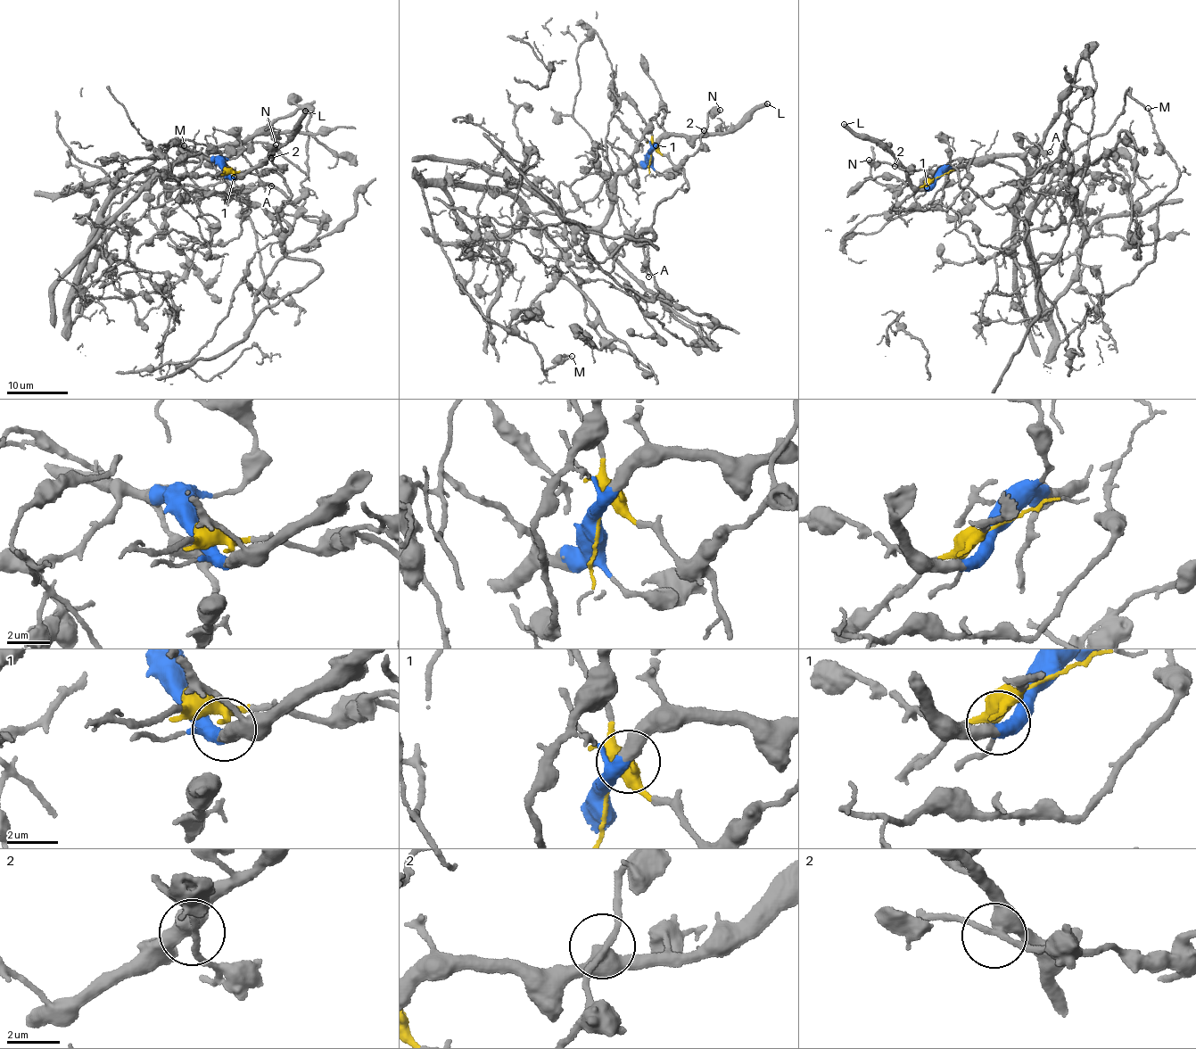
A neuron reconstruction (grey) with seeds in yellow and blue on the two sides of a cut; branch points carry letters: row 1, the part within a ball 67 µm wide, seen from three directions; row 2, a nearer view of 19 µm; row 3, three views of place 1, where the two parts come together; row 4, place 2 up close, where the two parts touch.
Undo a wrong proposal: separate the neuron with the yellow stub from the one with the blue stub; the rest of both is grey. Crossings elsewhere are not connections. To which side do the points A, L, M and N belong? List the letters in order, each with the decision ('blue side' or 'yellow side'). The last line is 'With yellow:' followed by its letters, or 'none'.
A: blue side
L: blue side
M: blue side
N: yellow side
With yellow: N

